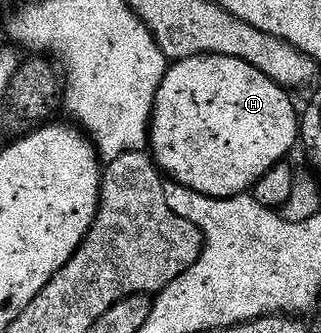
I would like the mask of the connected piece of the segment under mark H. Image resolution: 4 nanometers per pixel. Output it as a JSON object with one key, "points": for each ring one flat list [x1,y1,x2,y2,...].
{"points":[[189,56,168,66,151,114,149,151,168,180,214,199,245,195,300,142,301,115,288,92,244,59]]}

